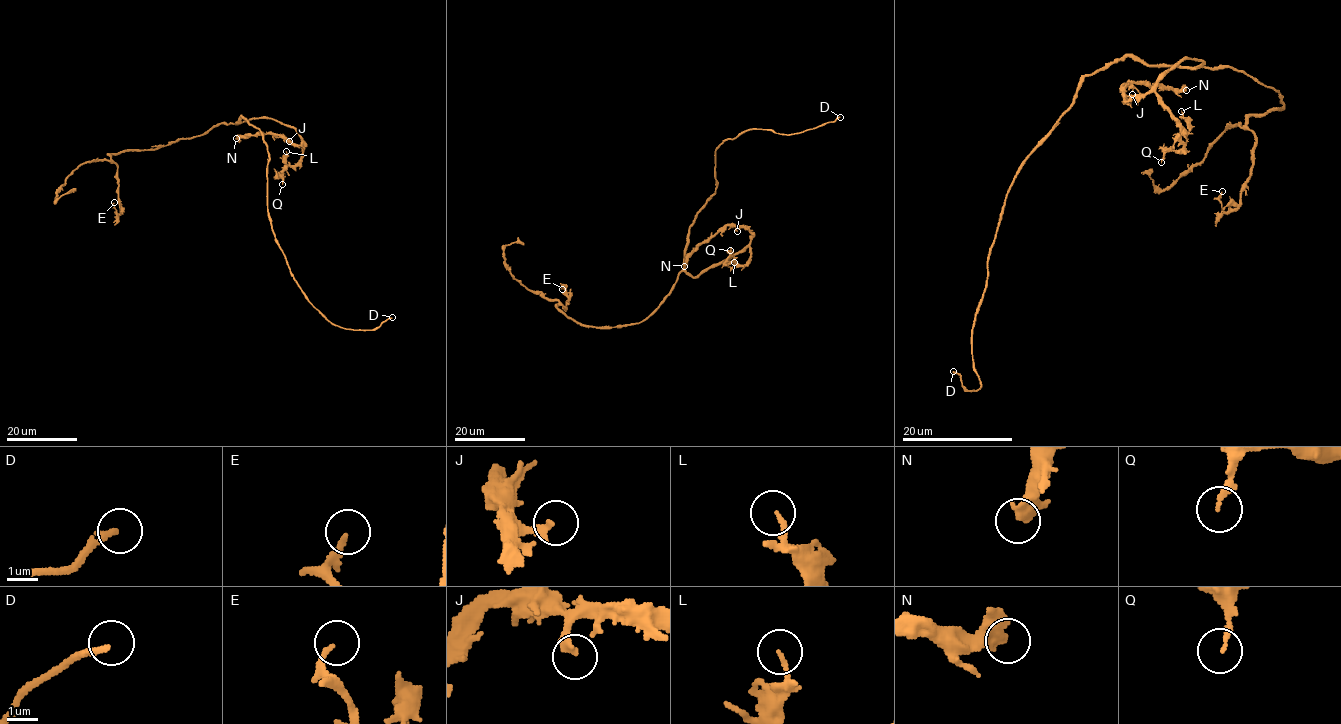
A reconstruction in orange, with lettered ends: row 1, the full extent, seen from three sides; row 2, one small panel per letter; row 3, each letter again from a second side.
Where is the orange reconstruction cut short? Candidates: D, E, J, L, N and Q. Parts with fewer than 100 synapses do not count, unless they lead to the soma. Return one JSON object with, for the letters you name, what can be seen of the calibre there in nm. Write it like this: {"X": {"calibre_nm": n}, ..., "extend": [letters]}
{"extend": []}

